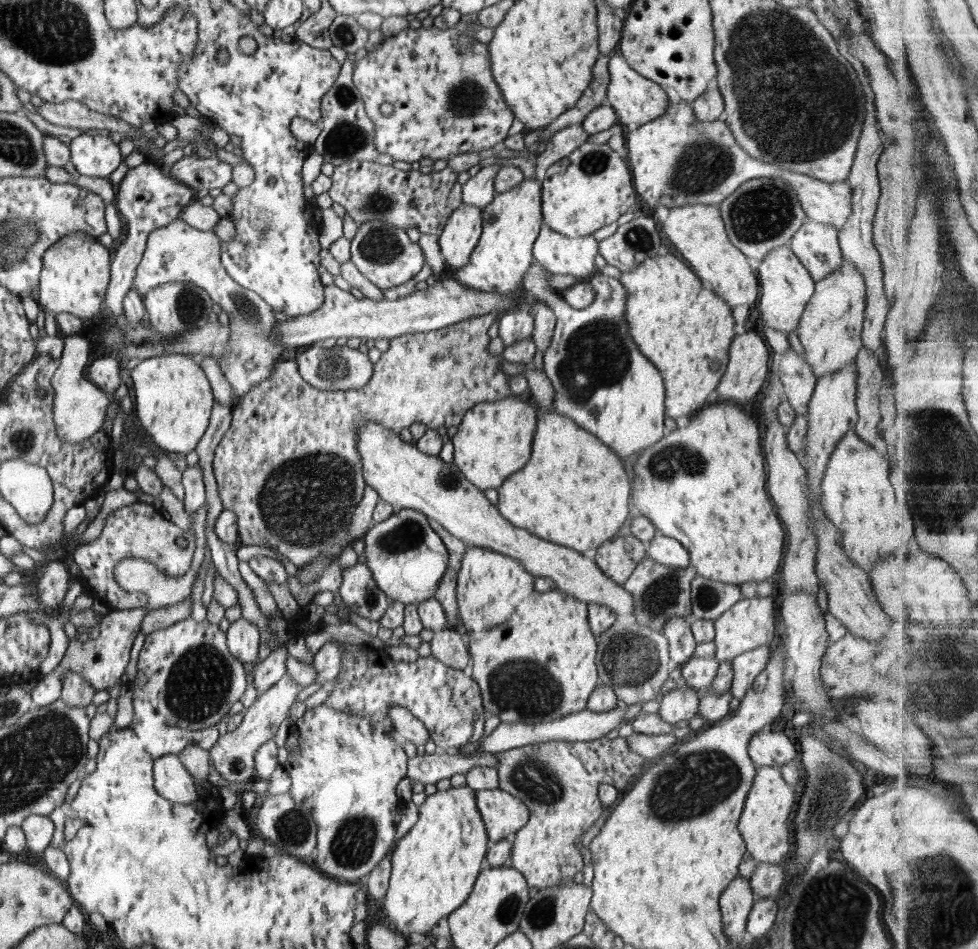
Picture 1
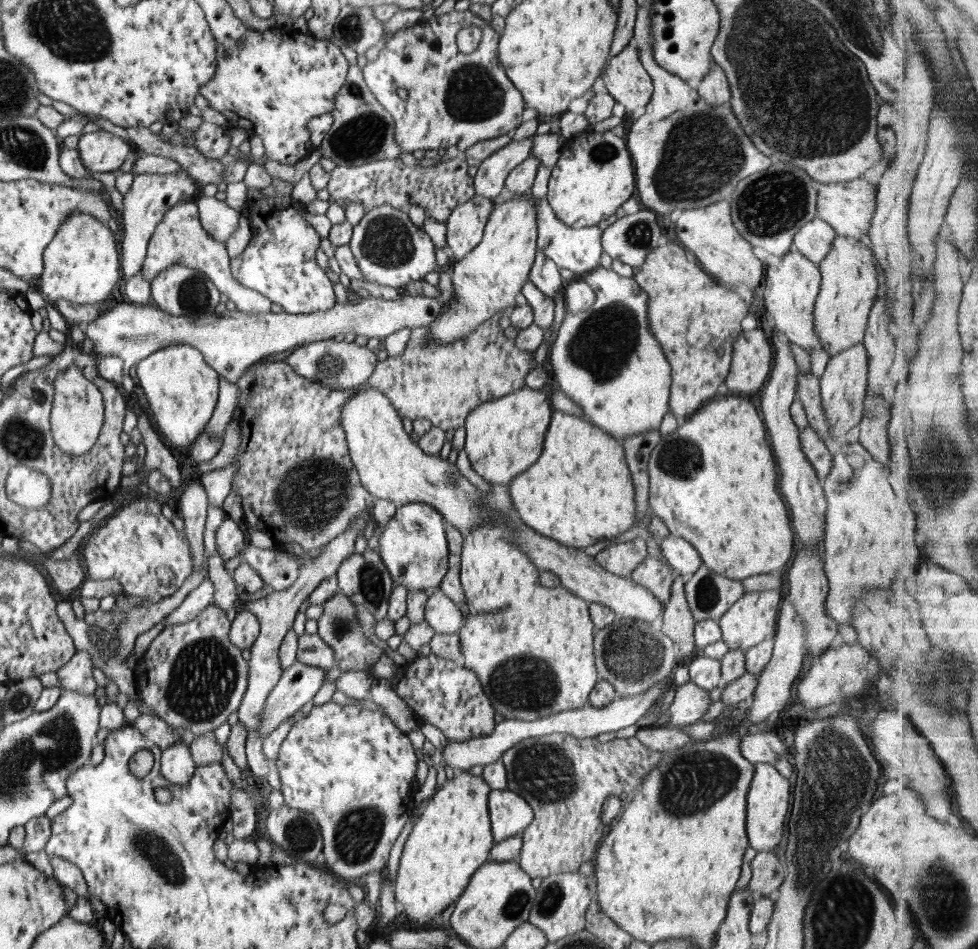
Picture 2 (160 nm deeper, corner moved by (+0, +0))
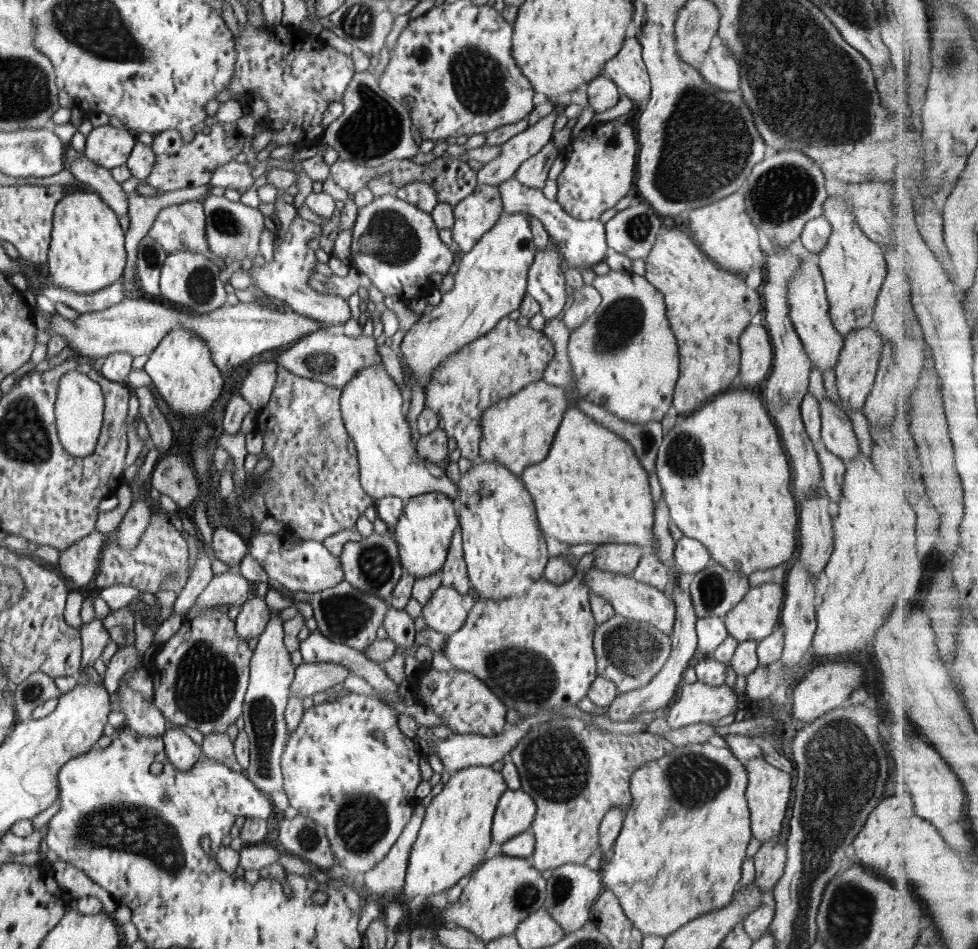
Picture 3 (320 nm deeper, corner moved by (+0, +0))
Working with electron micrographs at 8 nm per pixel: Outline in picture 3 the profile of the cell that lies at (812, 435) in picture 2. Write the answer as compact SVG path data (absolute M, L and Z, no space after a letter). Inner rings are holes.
M828 449L818 450L818 458L822 468L822 488L834 502L842 498L842 483L844 482L846 467L839 456Z

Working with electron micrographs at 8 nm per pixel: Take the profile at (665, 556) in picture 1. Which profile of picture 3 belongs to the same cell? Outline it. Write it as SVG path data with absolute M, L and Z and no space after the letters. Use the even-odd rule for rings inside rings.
M684 536L676 541L674 558L680 574L686 578L704 570L712 559L706 546L699 540Z

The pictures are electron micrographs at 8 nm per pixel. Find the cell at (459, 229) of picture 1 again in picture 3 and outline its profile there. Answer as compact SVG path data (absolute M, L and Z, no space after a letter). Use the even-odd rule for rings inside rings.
M488 184L476 186L469 197L453 208L452 240L467 253L498 222L503 212L499 188Z

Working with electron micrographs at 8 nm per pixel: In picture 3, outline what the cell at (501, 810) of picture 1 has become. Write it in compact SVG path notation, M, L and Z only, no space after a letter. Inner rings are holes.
M521 788L504 791L495 808L491 845L488 847L485 860L498 855L507 840L531 828L536 809L535 800Z

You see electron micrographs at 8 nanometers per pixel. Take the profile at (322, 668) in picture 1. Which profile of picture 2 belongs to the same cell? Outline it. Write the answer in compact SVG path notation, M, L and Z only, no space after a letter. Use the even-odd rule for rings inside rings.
M337 590L330 599L326 600L324 612L318 618L317 634L334 650L338 668L344 671L367 671L378 662L382 654L389 652L383 644L373 643L366 638L362 624L356 618L357 606L354 606L345 594Z

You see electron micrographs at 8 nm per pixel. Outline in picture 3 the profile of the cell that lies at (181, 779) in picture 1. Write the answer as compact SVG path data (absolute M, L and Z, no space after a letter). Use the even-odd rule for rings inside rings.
M182 727L167 728L162 737L168 760L178 770L190 770L201 755L200 746L186 735Z

